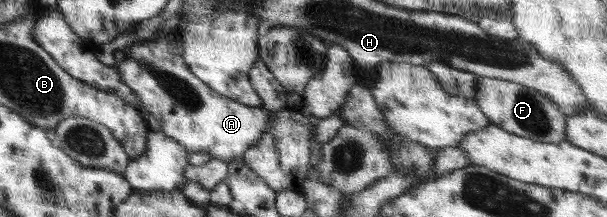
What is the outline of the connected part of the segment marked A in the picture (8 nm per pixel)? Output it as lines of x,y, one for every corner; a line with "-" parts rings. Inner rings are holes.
165,33
161,41
138,42
124,49
125,60
114,65
115,69
119,71
121,79
139,97
143,108
155,116
160,132
182,144
189,154
199,151
207,152
211,158
228,163
242,157
243,152
247,152
251,146
255,146
259,142
259,136
263,136
267,132
267,128
271,126
271,120
275,116
273,111
265,109
263,106
254,107
241,104
237,100
215,92
205,82
201,82
185,64
182,57
182,46
177,39
173,39
173,34

